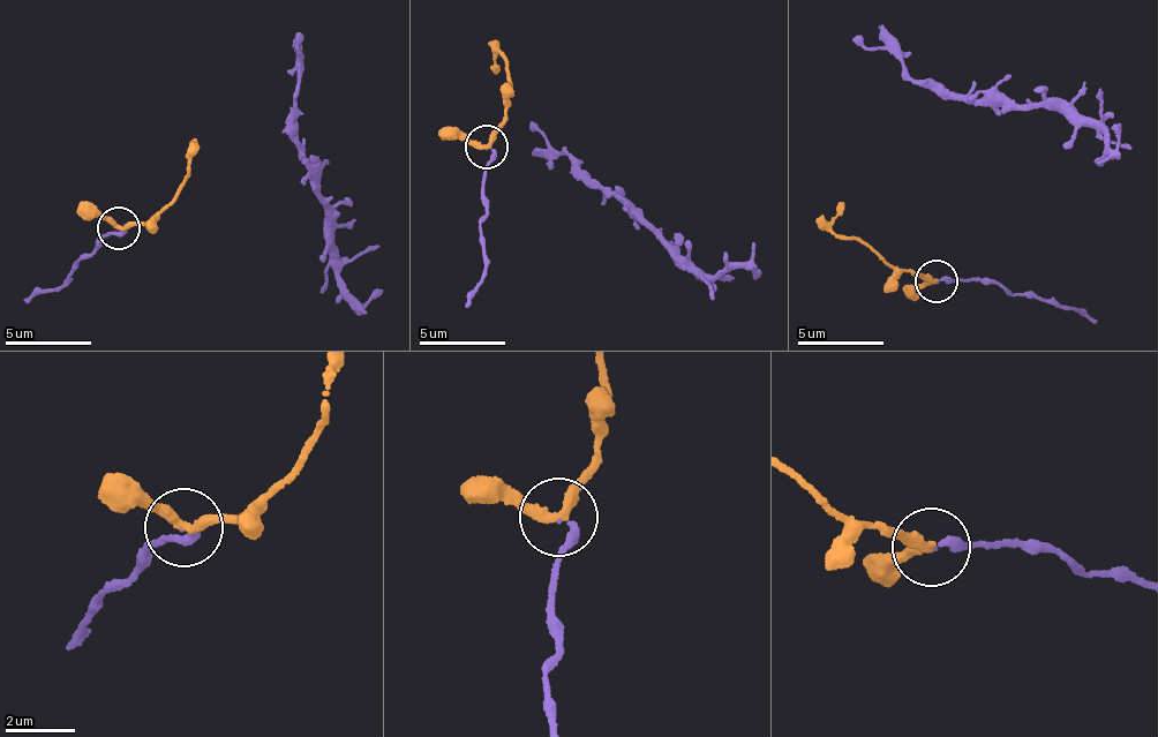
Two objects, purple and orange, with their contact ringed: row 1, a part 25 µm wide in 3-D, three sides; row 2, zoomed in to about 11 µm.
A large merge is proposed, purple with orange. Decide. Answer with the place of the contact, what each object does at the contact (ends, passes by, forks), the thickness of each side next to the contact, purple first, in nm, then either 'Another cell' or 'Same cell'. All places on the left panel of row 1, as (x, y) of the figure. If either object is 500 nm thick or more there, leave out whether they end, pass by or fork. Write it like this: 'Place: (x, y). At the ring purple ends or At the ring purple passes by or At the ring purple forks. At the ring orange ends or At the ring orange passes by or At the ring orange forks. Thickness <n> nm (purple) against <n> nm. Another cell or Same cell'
Place: (119, 227). At the ring purple ends. At the ring orange passes by. Thickness 240 nm (purple) against 280 nm. Same cell

